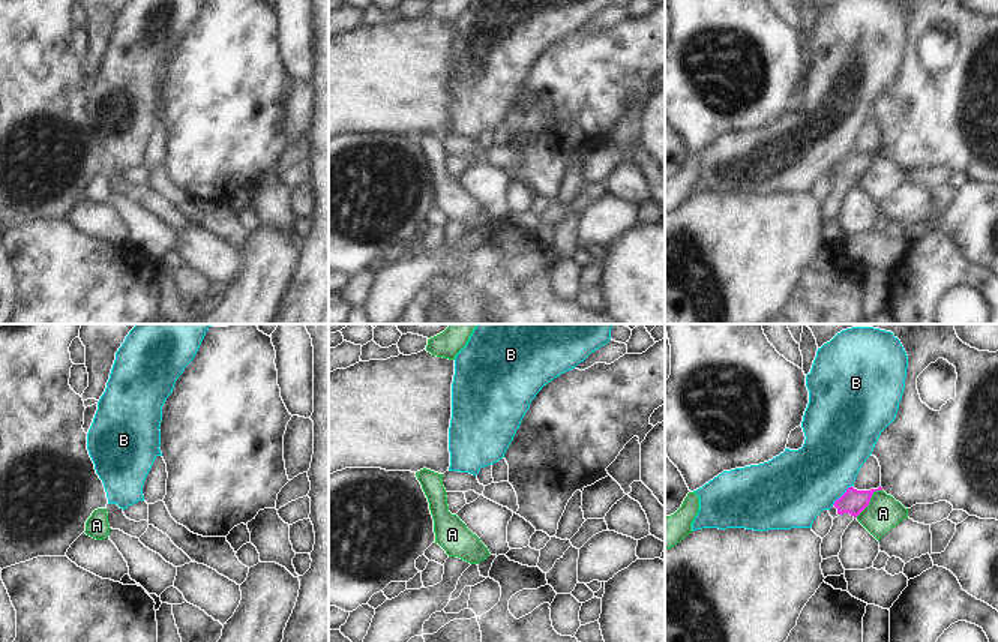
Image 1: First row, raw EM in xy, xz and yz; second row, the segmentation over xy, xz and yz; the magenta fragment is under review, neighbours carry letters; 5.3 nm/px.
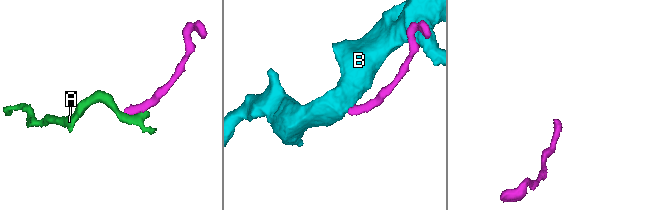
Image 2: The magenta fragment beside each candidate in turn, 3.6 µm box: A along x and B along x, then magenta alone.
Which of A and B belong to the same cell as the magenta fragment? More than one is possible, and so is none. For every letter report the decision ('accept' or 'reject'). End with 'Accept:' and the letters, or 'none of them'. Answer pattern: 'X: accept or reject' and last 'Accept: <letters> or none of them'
A: reject
B: reject
Accept: none of them

